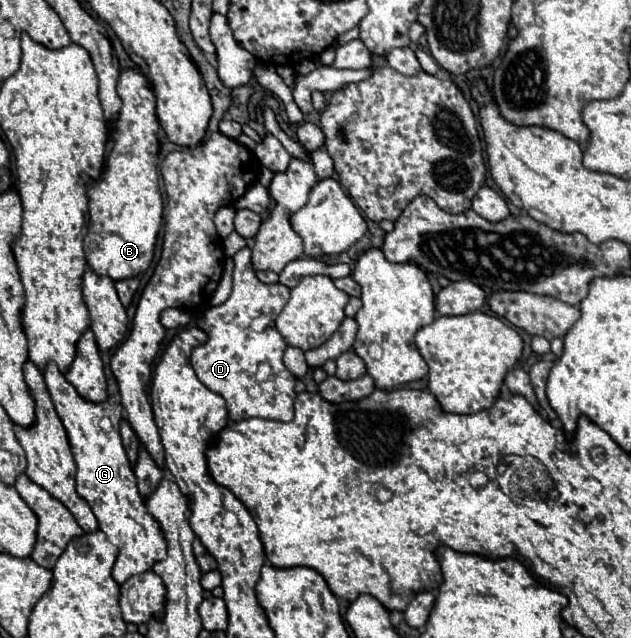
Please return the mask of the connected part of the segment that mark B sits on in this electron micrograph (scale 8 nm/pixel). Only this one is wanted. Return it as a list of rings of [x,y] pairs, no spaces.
[[[125,70],[117,84],[123,102],[119,120],[113,126],[115,146],[107,160],[107,170],[99,180],[85,176],[89,186],[89,232],[85,236],[85,260],[97,276],[125,280],[143,274],[151,260],[157,242],[157,232],[163,222],[163,200],[157,176],[159,152],[159,120],[155,114],[155,96],[147,88],[143,74]]]

